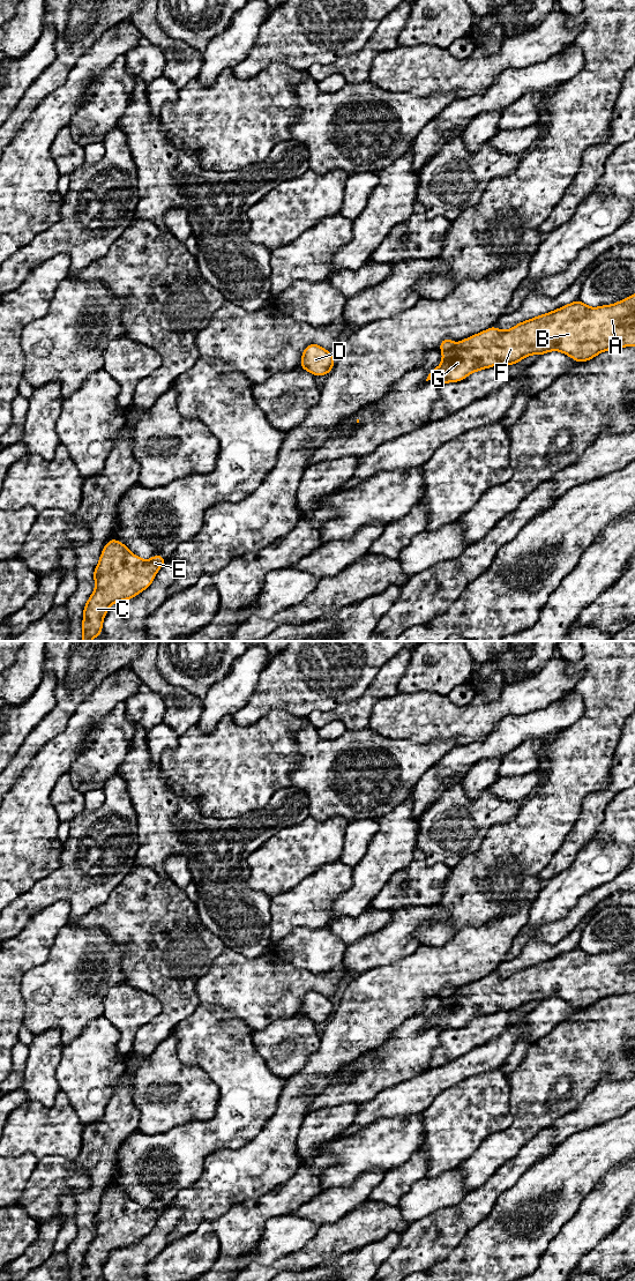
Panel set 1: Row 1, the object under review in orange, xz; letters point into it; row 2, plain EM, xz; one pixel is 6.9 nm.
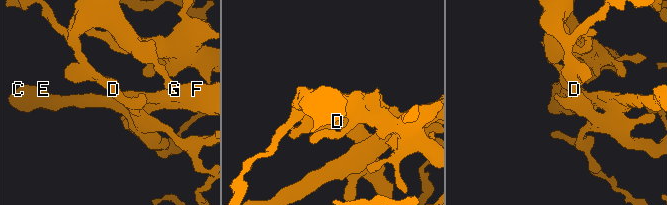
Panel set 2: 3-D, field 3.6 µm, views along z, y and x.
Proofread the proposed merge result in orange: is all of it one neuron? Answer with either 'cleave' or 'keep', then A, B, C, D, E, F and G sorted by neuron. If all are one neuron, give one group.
cleave; groups A B C E F G / D

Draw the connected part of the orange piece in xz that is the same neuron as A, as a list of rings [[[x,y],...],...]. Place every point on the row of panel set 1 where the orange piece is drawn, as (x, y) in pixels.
[[[635,293],[599,307],[590,307],[576,300],[506,330],[491,327],[443,351],[440,366],[432,370],[426,381],[438,380],[440,385],[457,382],[473,372],[496,365],[513,365],[528,356],[541,356],[550,351],[560,351],[583,363],[604,351],[625,347],[635,347]]]

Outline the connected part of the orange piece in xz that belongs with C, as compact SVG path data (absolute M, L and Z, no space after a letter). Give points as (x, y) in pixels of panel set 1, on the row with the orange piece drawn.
M110 539L94 571L95 590L83 609L82 641L91 641L100 635L109 608L150 587L165 561L159 554L142 559L124 543Z

